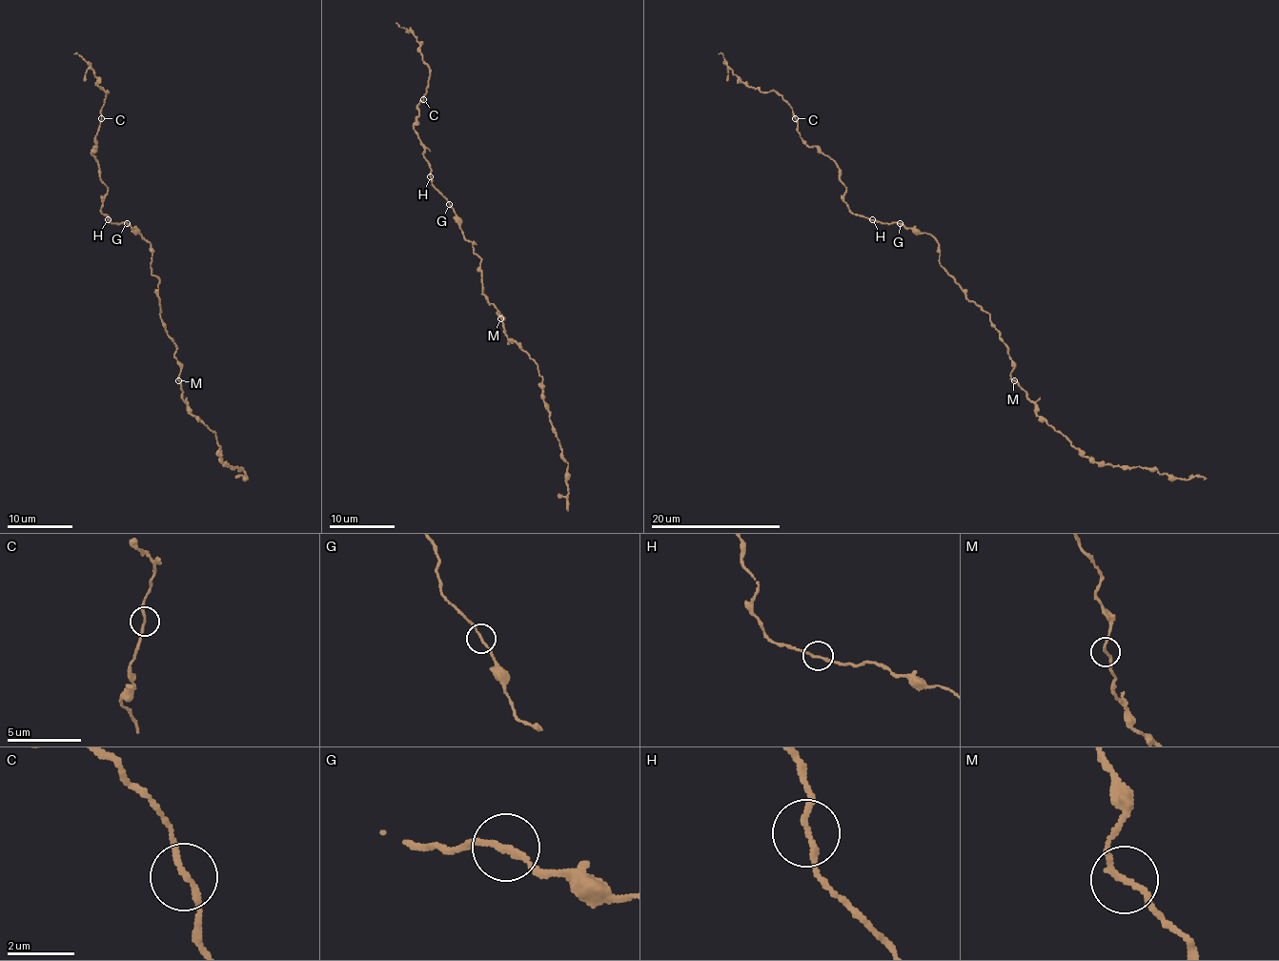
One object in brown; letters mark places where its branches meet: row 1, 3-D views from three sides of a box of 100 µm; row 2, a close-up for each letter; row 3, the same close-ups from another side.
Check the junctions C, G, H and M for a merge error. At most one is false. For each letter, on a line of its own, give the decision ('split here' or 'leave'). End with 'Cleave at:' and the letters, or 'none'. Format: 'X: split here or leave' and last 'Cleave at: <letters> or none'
C: leave
G: leave
H: leave
M: leave
Cleave at: none

